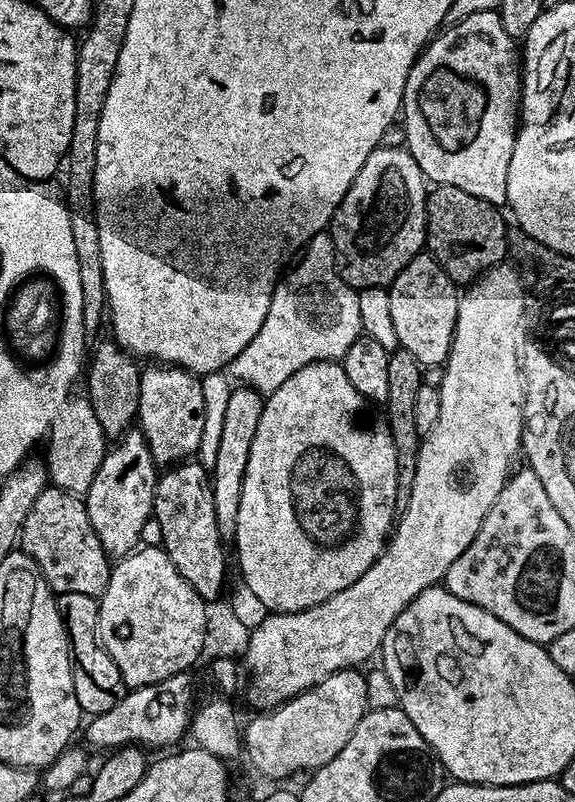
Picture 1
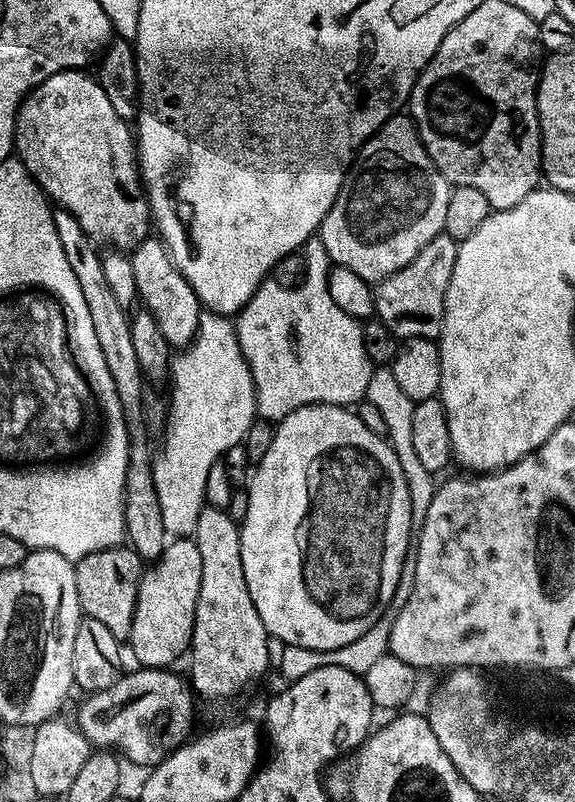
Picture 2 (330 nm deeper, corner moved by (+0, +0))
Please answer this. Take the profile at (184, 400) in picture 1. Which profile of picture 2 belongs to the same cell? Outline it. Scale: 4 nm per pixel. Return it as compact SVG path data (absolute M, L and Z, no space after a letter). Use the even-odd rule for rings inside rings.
M149 236L131 251L131 265L134 271L135 288L143 307L153 314L154 320L169 347L178 349L189 347L195 339L200 324L202 305L193 288L183 274L174 266L162 240Z

